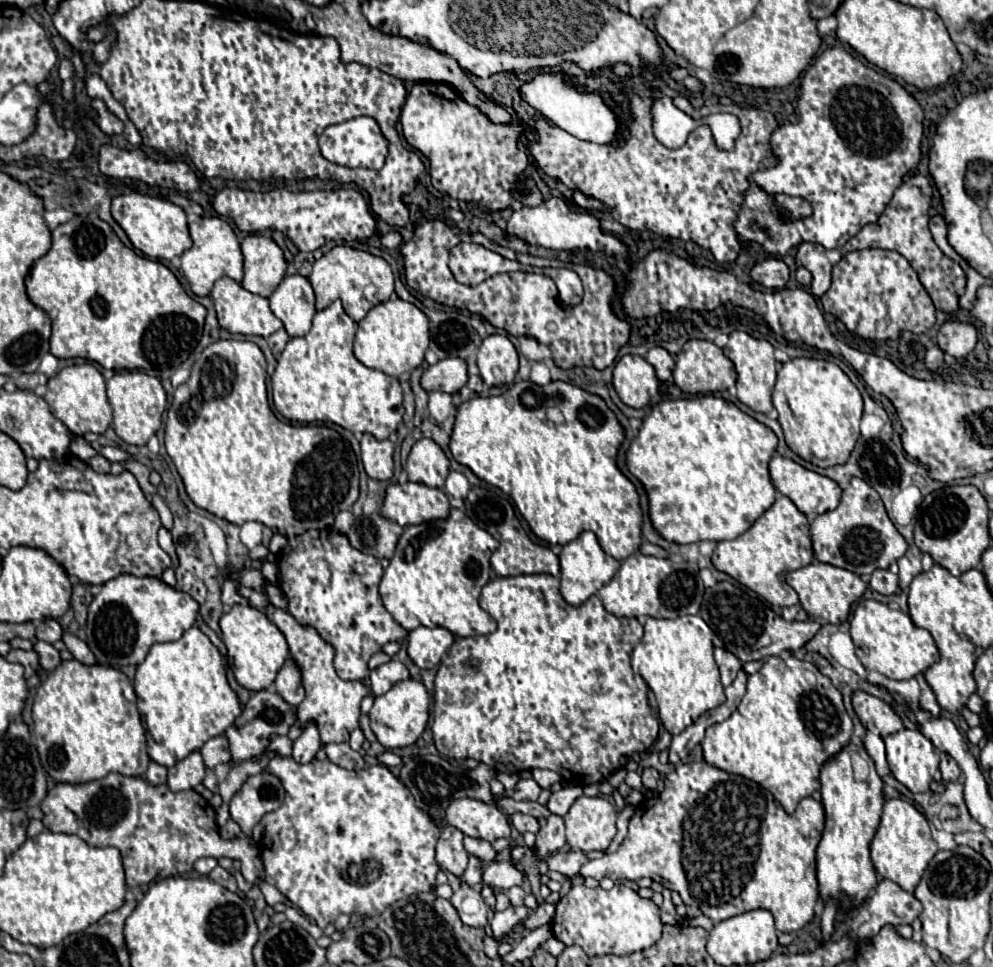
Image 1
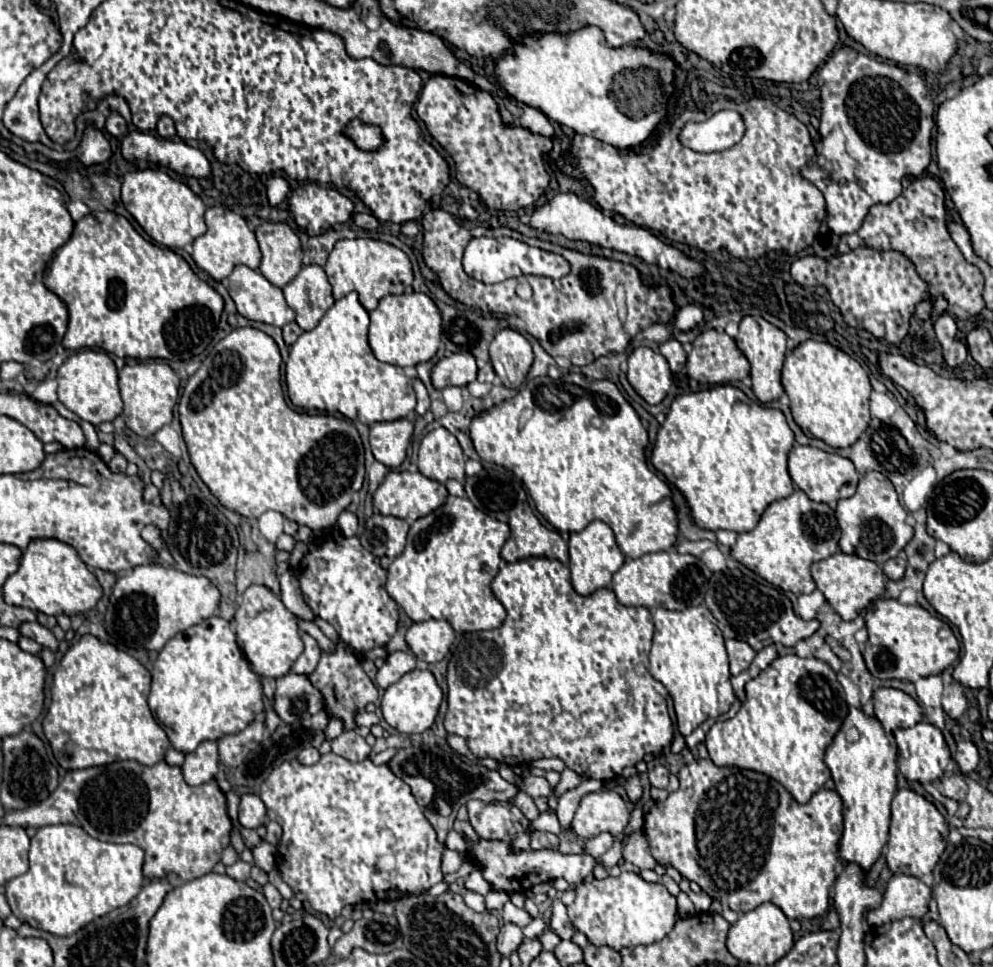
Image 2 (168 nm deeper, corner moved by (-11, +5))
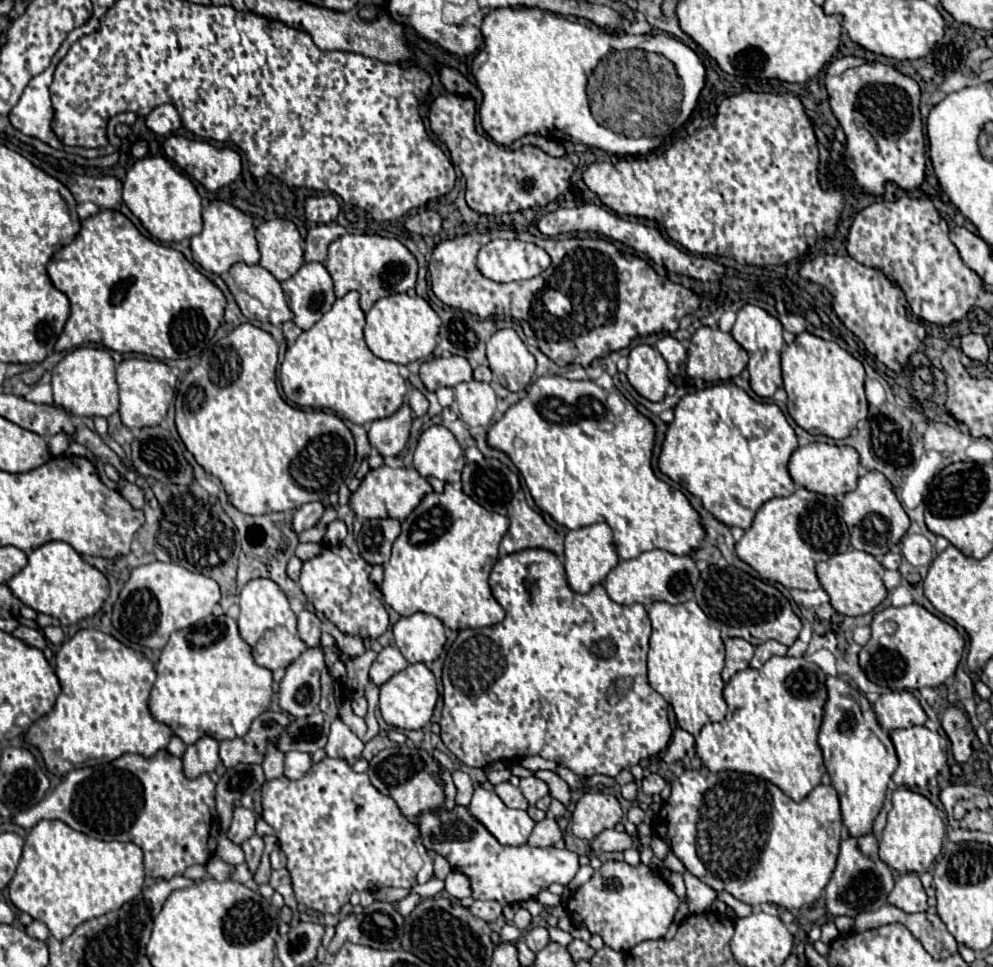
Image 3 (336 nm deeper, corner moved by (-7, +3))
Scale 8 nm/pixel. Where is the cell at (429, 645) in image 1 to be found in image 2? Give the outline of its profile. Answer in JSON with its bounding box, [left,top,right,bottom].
[406,618,454,664]

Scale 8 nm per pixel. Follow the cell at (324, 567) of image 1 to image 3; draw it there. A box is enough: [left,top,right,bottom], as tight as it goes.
[298,544,390,640]

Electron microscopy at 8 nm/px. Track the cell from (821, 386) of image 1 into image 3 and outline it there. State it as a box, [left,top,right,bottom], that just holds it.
[782,332,866,440]

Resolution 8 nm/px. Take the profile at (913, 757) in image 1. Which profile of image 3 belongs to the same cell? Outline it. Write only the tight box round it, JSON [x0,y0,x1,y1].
[890,726,948,786]

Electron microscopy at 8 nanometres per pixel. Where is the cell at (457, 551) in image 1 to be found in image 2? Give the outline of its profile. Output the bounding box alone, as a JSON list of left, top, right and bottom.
[386,496,510,632]

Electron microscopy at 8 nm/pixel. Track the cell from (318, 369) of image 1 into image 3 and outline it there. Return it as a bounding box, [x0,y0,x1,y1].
[280,292,406,426]

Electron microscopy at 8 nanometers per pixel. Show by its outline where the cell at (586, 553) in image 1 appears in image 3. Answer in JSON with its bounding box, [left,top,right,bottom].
[564,522,618,594]

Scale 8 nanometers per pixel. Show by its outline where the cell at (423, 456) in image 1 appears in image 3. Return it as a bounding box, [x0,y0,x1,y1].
[414,426,464,484]

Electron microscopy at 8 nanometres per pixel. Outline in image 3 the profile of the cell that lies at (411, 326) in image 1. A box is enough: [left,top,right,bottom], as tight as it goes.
[364,294,440,364]

